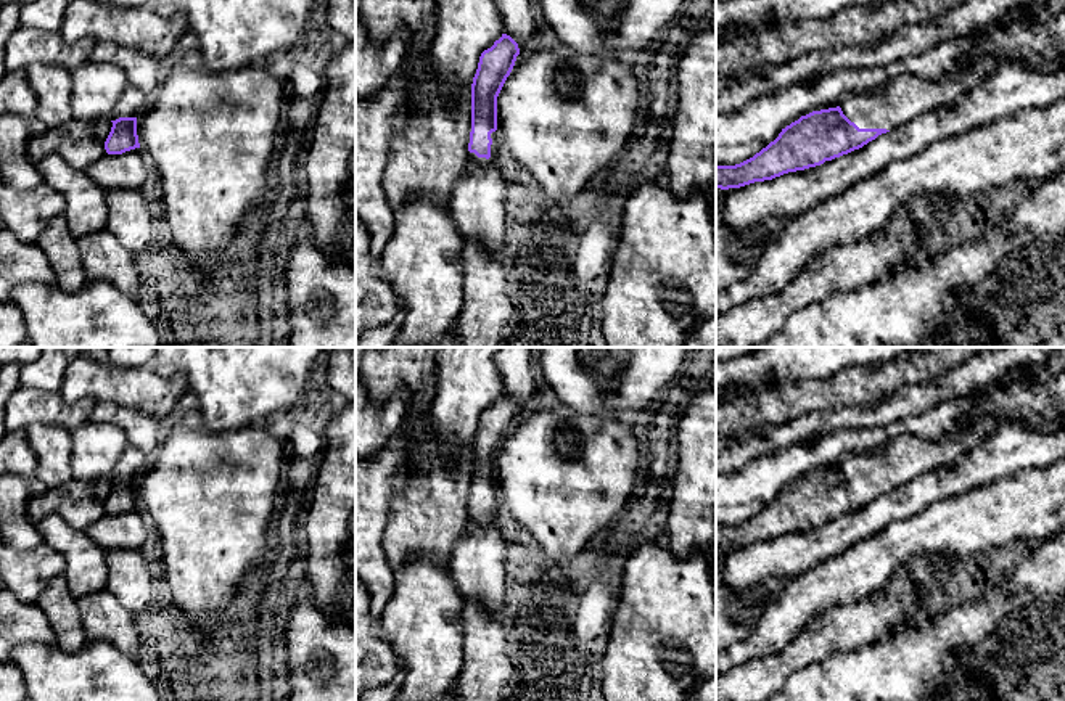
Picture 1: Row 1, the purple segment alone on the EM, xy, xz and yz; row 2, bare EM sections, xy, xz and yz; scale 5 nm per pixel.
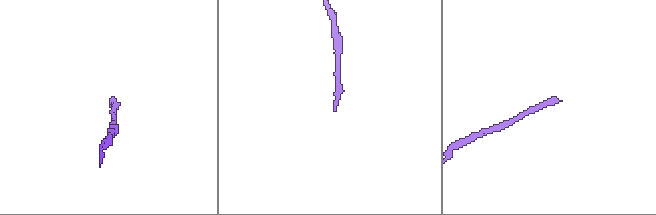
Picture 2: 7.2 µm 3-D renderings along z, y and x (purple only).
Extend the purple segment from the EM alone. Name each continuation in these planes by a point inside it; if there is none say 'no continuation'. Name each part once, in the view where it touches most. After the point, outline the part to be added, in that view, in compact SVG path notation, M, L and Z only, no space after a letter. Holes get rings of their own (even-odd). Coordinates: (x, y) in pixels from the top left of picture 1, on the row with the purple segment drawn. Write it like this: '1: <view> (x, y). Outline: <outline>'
1: yz (906, 97). Outline: M973 47L964 64L943 80L904 74L882 92L845 96L840 108L859 129L893 130L923 113L954 103L1004 63L1004 58L981 55Z

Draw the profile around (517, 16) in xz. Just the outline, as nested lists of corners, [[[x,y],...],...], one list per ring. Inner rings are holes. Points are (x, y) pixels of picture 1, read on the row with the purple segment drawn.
[[[494,0],[504,23],[504,34],[510,35],[520,51],[528,50],[526,45],[534,32],[531,0]]]

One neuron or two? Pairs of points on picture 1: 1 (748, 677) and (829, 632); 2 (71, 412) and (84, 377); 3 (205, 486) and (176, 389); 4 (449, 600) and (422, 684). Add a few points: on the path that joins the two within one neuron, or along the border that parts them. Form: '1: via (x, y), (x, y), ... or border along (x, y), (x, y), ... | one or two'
1: via (768, 674), (810, 645) | one
2: border along (58, 393), (68, 402), (81, 399), (95, 401) | two
3: border along (174, 417), (168, 423) | two
4: via (428, 621), (428, 663) | one

